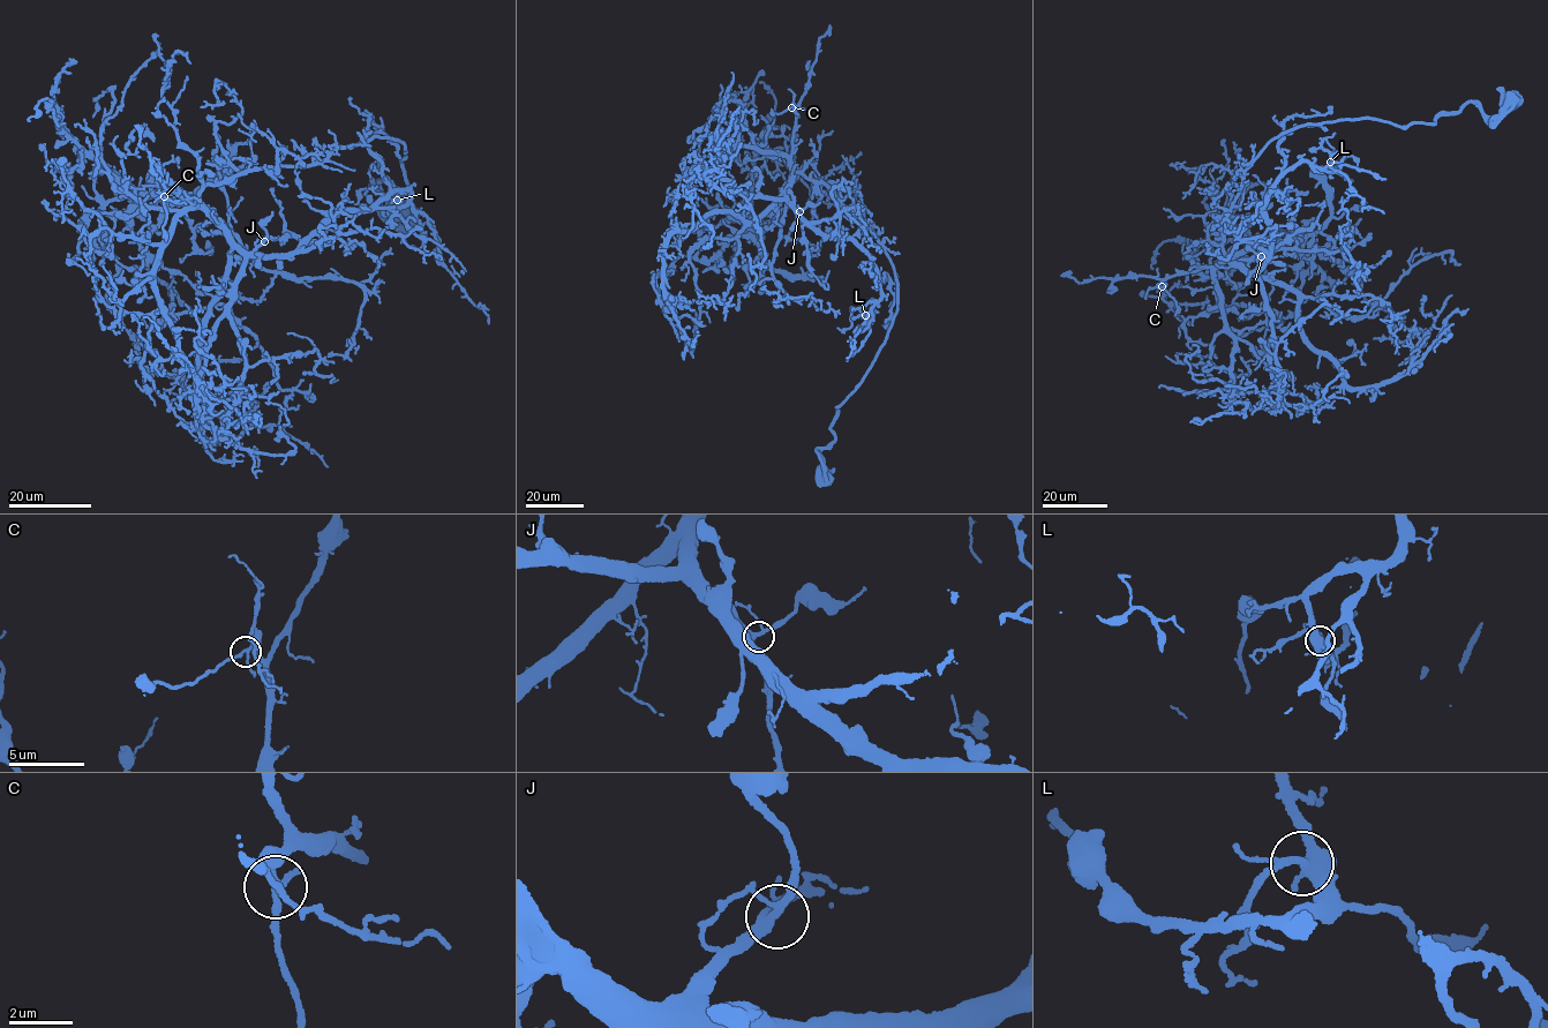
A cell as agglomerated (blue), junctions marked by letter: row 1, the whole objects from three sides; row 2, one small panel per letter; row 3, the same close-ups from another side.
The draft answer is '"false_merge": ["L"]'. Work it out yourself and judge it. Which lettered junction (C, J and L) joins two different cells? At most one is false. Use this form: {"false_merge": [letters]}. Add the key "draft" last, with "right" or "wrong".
{"false_merge": [], "draft": "wrong"}

